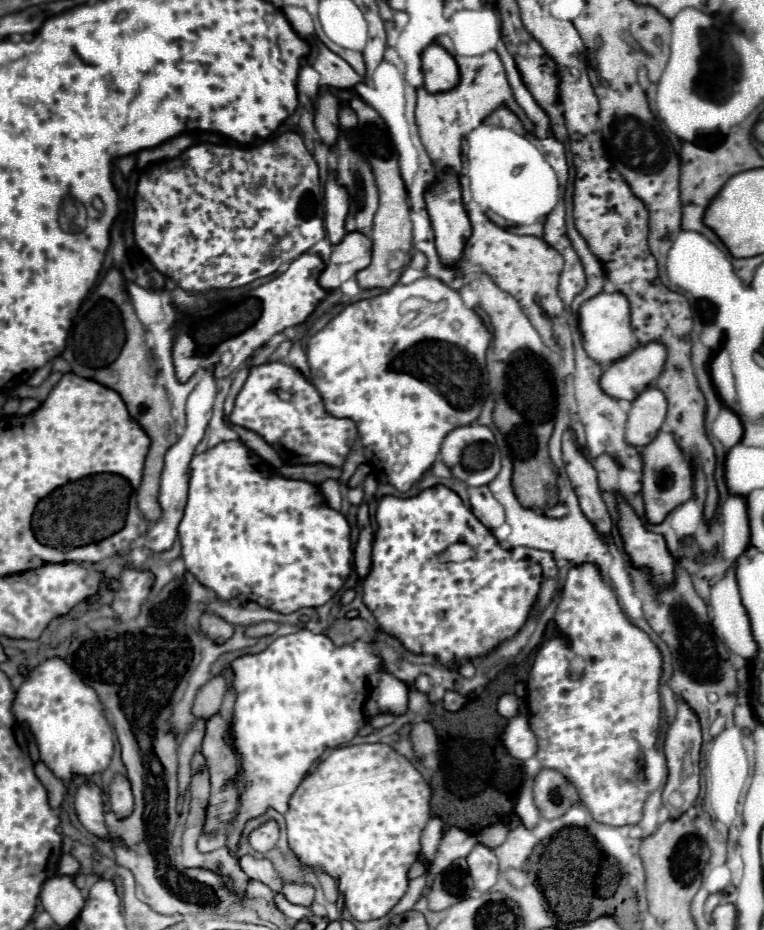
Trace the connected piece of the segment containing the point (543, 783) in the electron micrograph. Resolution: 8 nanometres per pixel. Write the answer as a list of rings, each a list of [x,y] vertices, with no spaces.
[[[542,768],[534,778],[534,802],[544,818],[558,818],[578,802],[578,792],[560,772]]]

